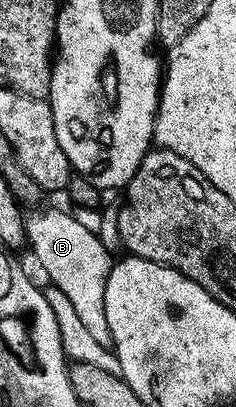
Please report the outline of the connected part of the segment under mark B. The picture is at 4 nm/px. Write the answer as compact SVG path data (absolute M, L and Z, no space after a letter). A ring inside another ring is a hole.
M35 208L25 219L25 234L29 248L32 248L36 260L39 262L47 279L59 288L74 305L75 313L80 317L83 325L90 331L103 347L111 348L113 337L107 326L106 316L106 284L114 263L108 248L99 240L97 234L75 220L70 211L59 208L49 208L45 211Z

